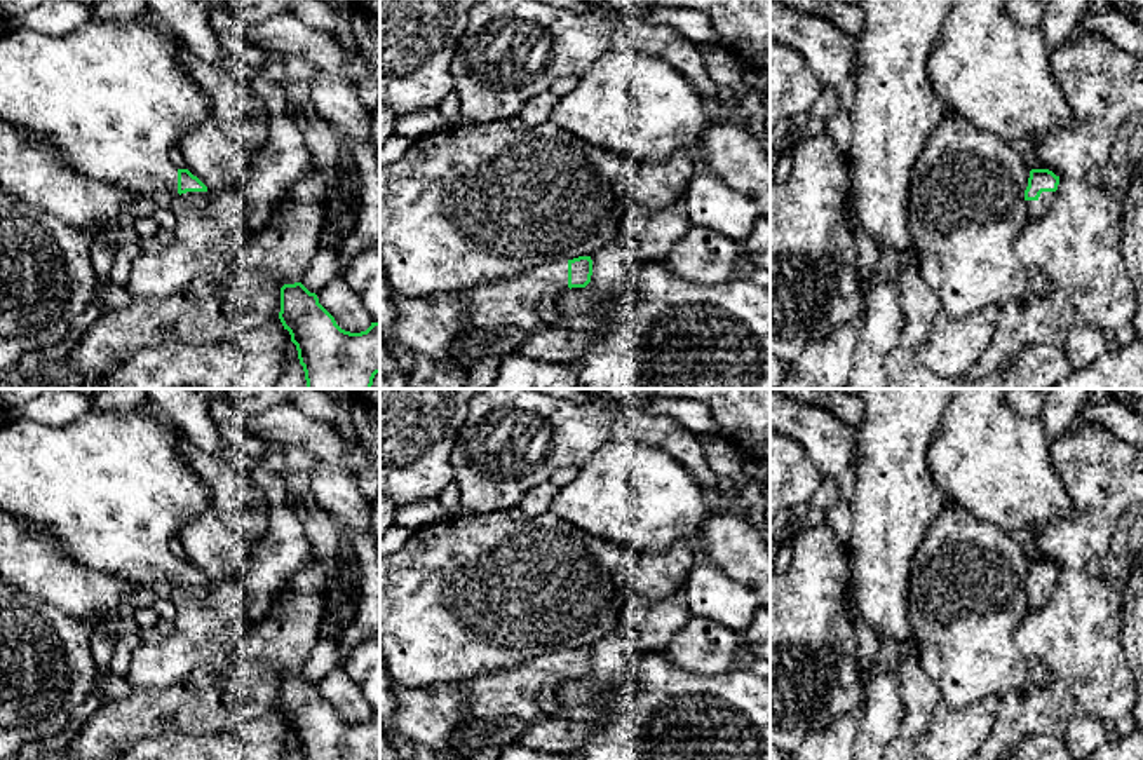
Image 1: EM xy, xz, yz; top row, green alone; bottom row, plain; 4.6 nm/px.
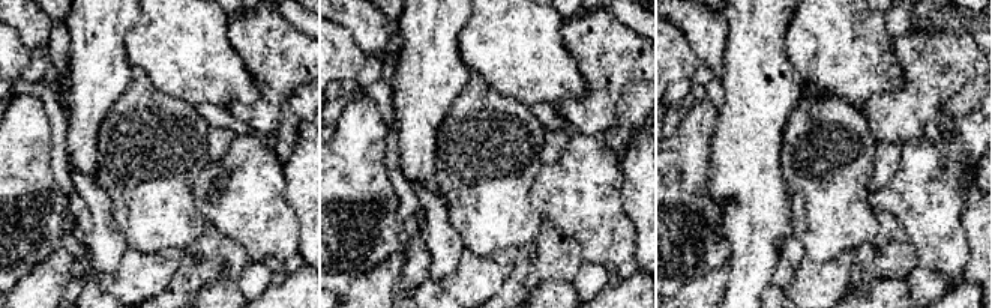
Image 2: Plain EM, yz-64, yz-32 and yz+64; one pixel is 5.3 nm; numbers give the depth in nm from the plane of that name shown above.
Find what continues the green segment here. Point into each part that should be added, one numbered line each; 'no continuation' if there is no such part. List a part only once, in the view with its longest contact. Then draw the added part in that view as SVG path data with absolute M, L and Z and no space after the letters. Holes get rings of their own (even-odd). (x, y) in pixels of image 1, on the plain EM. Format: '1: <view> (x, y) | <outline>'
1: xy (112, 488) | M153 408L127 413L89 410L68 425L52 427L26 417L0 425L0 511L17 518L28 530L52 537L59 547L84 568L106 572L110 575L124 575L132 582L153 587L159 580L178 584L178 558L169 551L171 540L192 519L202 516L211 507L213 493L209 486L195 474L188 460L179 453L178 441L186 438L176 425L164 418Z

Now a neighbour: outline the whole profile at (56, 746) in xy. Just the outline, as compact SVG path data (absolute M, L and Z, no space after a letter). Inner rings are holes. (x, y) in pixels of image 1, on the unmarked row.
M99 671L99 676L96 678L94 690L87 696L80 708L75 709L63 732L45 739L30 741L7 760L71 760L68 757L70 741L84 727L84 723L108 701L103 692L101 673L103 671Z

